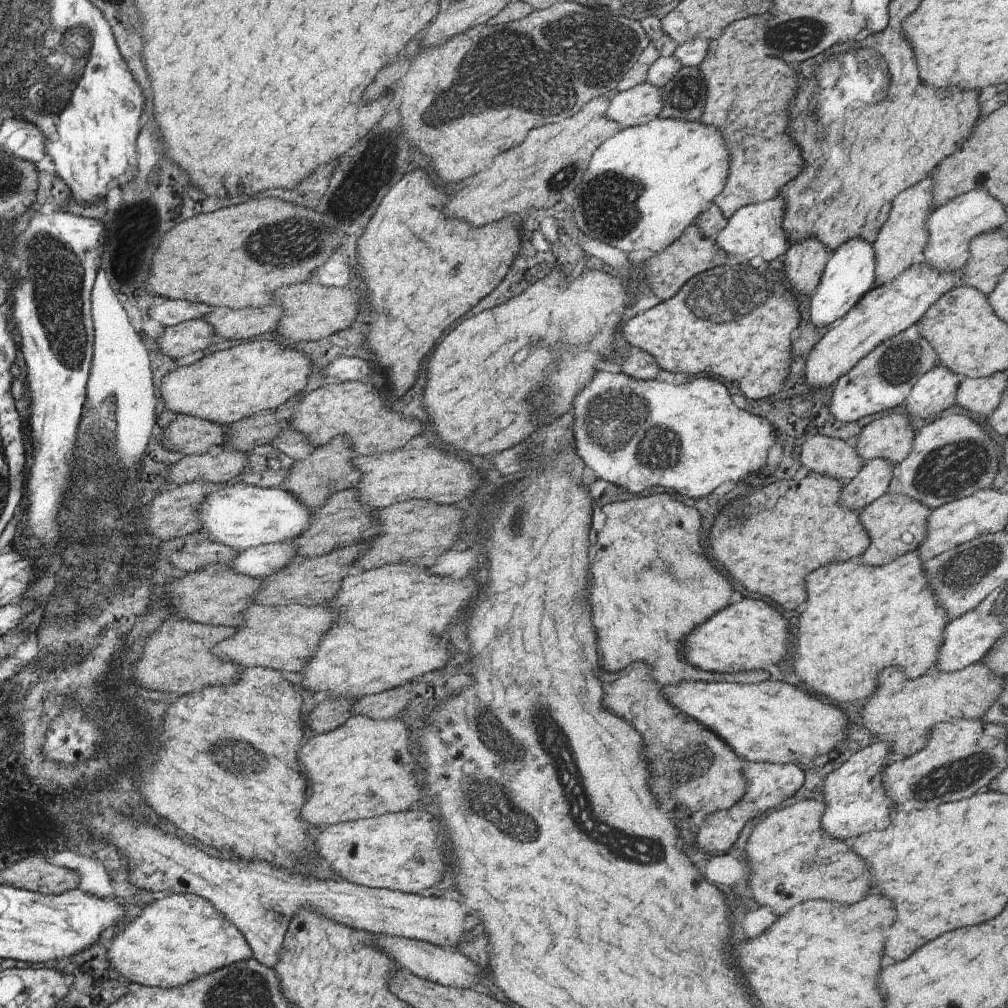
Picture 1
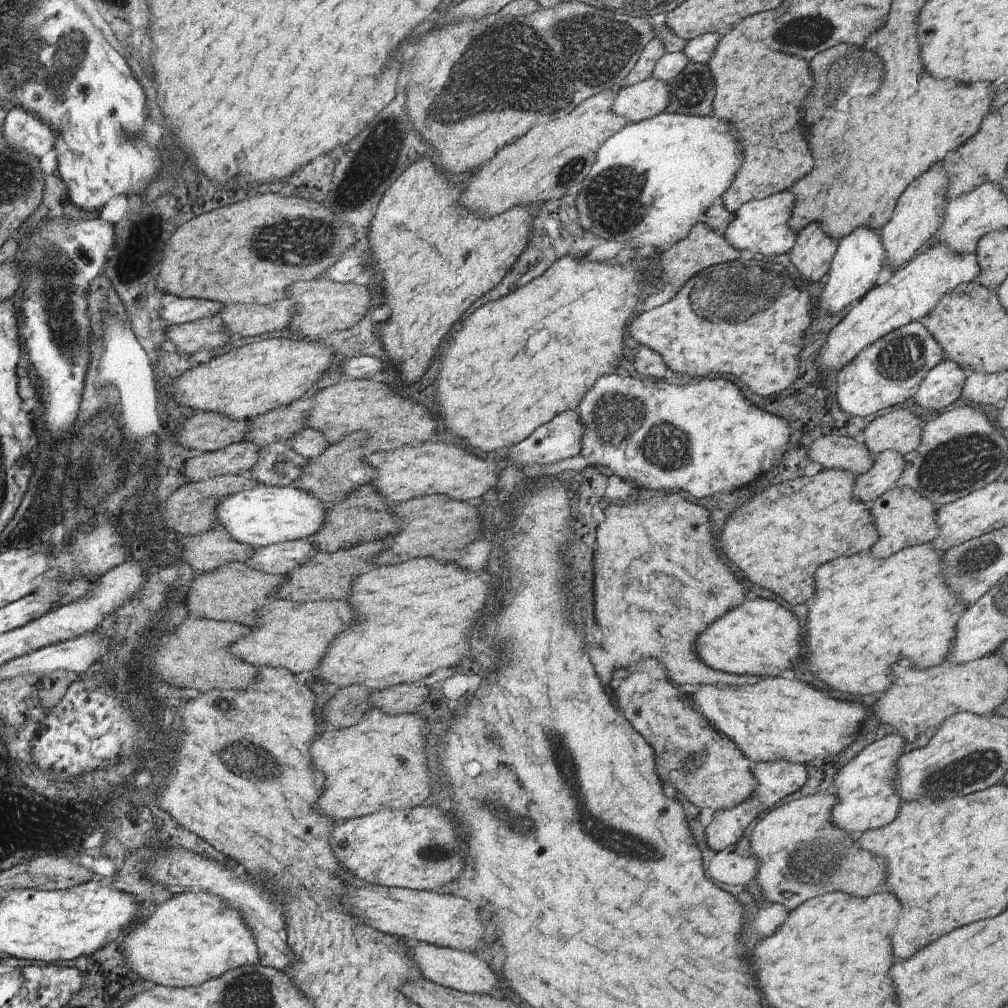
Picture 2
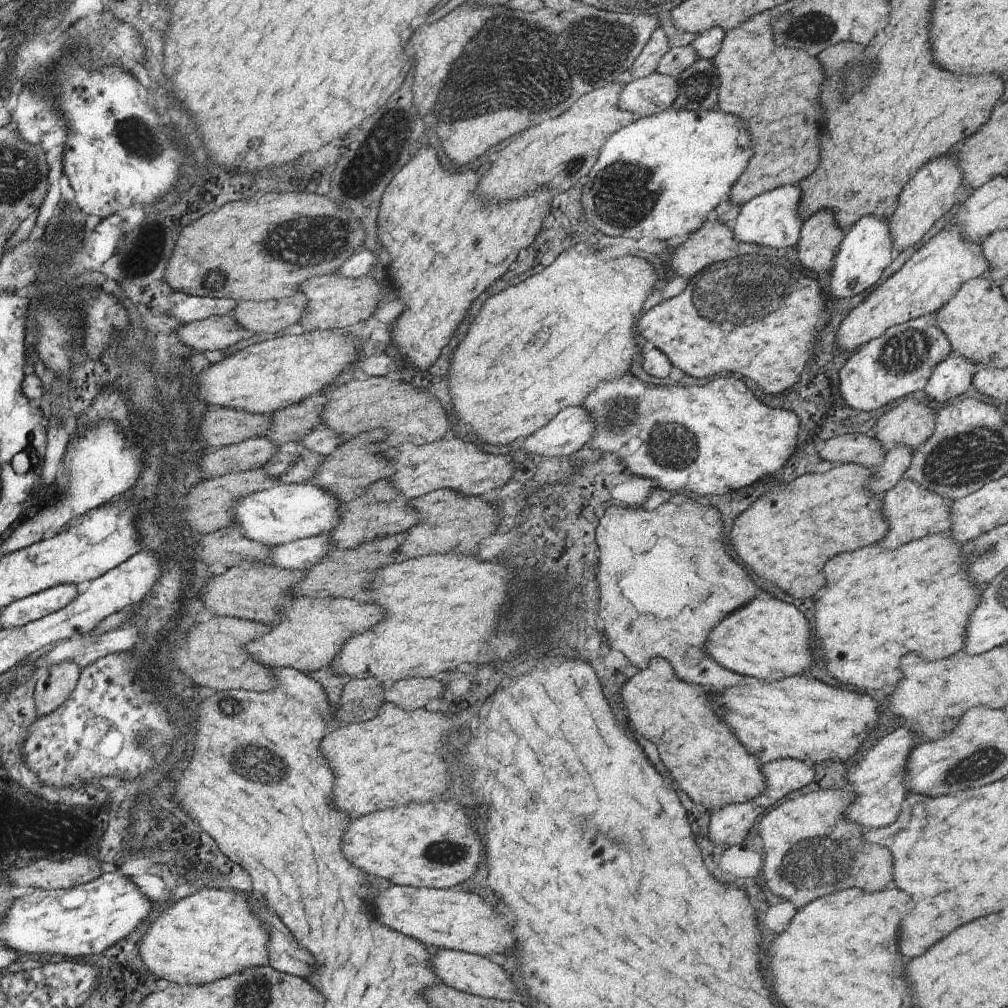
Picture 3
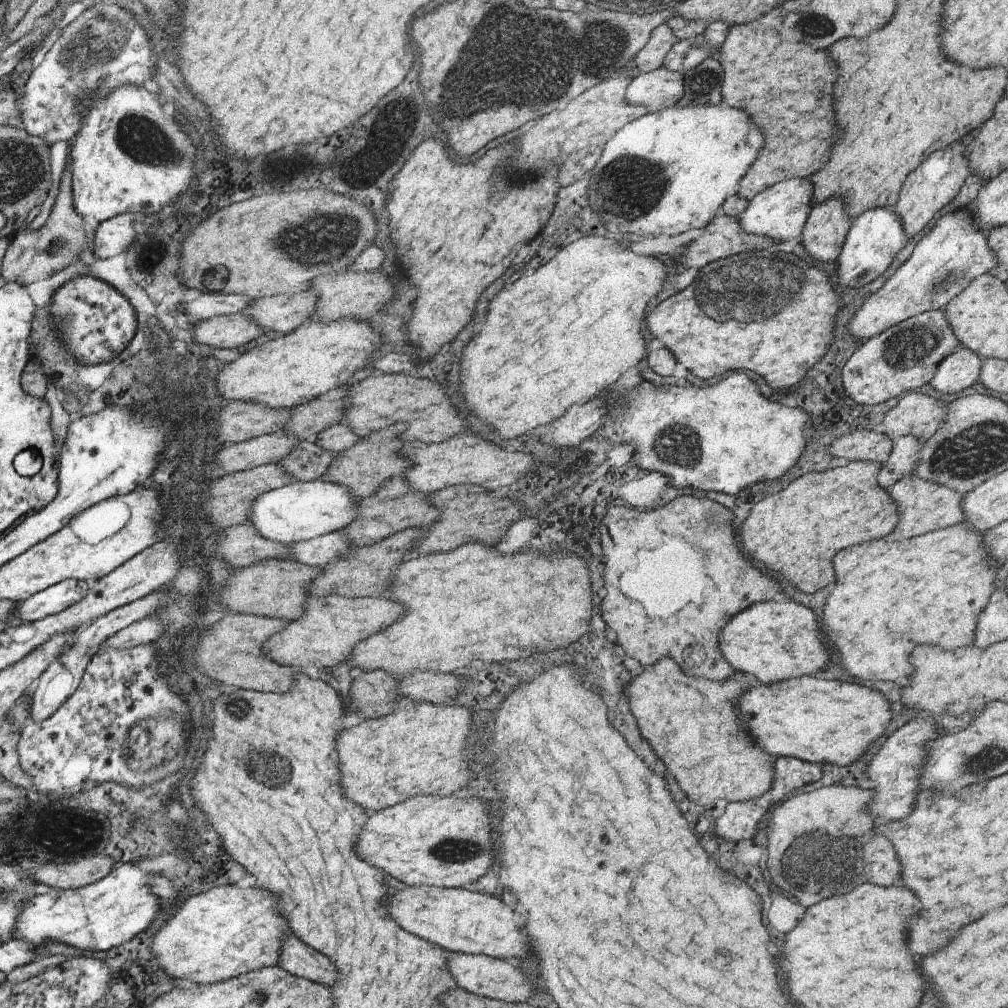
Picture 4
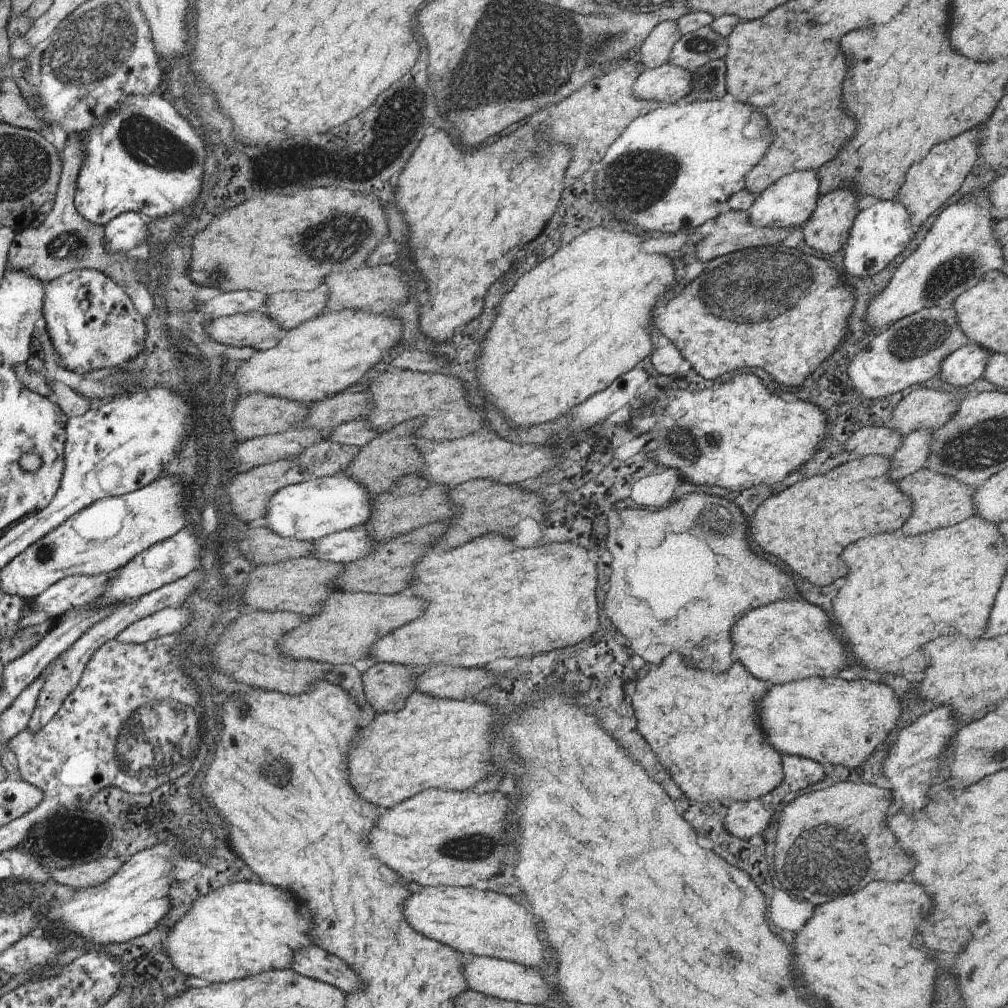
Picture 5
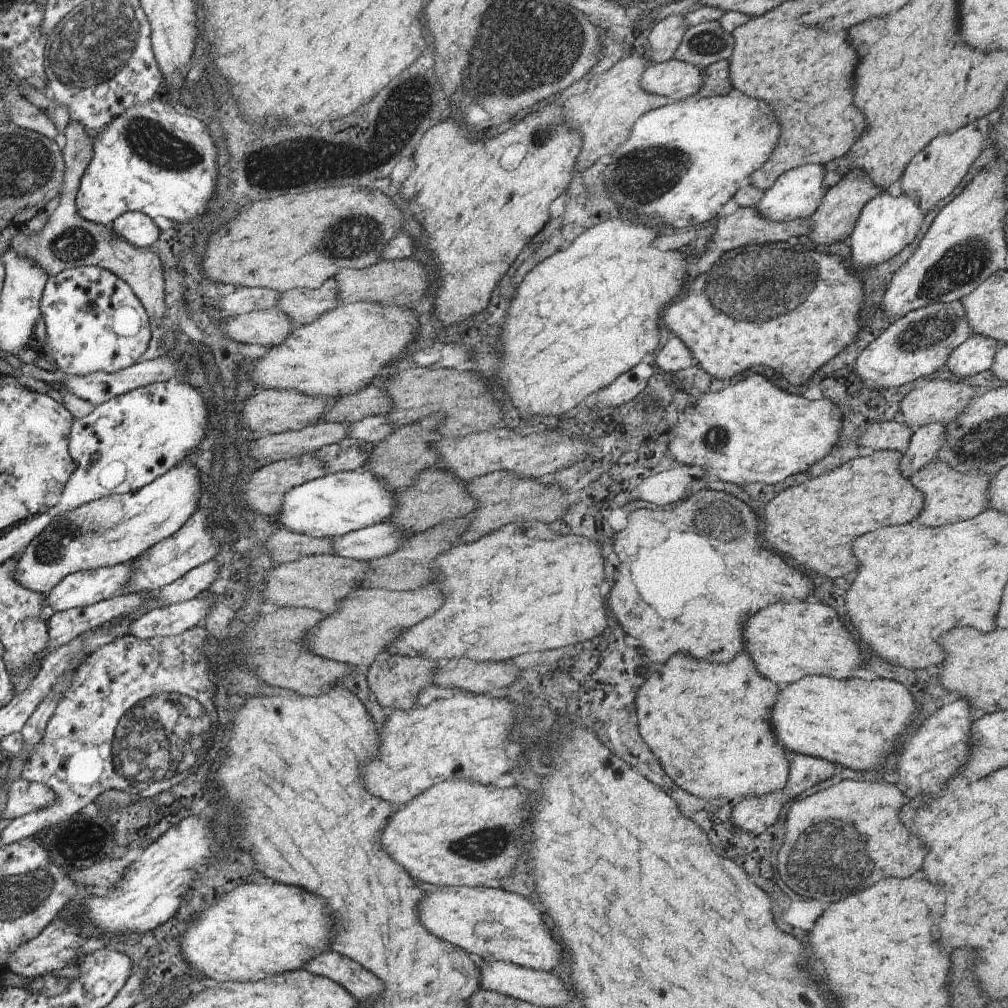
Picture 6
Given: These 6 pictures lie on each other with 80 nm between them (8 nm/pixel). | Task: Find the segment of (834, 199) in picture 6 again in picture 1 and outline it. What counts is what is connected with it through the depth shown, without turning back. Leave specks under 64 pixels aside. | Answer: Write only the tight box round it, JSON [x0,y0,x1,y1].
[784,237,832,294]

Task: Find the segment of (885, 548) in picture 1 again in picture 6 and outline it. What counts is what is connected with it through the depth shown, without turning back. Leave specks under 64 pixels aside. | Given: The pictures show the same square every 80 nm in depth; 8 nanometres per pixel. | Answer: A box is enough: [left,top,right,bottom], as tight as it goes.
[909,461,990,528]

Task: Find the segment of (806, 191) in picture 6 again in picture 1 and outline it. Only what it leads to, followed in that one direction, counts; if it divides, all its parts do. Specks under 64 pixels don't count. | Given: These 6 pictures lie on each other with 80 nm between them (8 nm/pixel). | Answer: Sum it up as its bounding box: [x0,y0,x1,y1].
[715,197,790,264]

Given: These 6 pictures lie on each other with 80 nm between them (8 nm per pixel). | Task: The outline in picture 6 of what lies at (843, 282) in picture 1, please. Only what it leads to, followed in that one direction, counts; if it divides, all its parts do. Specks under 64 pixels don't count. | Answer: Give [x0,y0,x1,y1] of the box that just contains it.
[848,191,925,272]

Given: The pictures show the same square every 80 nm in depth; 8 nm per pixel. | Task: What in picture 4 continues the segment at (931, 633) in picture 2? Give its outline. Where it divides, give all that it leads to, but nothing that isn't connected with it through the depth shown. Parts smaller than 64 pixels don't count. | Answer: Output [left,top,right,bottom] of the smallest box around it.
[820,523,1002,683]

